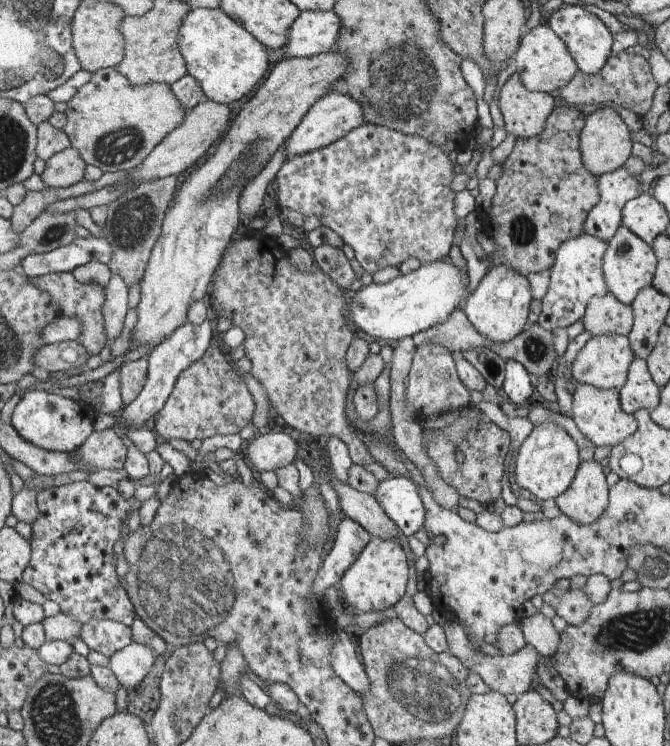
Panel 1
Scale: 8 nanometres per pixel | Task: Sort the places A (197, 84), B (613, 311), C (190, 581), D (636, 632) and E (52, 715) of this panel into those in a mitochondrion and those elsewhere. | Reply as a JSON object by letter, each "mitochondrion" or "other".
{"A":"other","B":"other","C":"mitochondrion","D":"mitochondrion","E":"mitochondrion"}

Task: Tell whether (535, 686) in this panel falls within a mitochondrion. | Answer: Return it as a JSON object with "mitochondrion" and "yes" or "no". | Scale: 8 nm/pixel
{"mitochondrion":"no"}

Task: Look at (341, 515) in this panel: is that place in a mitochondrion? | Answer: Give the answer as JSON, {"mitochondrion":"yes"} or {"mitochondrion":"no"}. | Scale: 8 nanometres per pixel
{"mitochondrion":"no"}

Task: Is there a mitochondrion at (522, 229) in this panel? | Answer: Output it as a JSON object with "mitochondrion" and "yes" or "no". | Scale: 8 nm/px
{"mitochondrion":"yes"}

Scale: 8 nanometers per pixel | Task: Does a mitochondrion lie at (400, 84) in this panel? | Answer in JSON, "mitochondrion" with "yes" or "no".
{"mitochondrion":"yes"}

